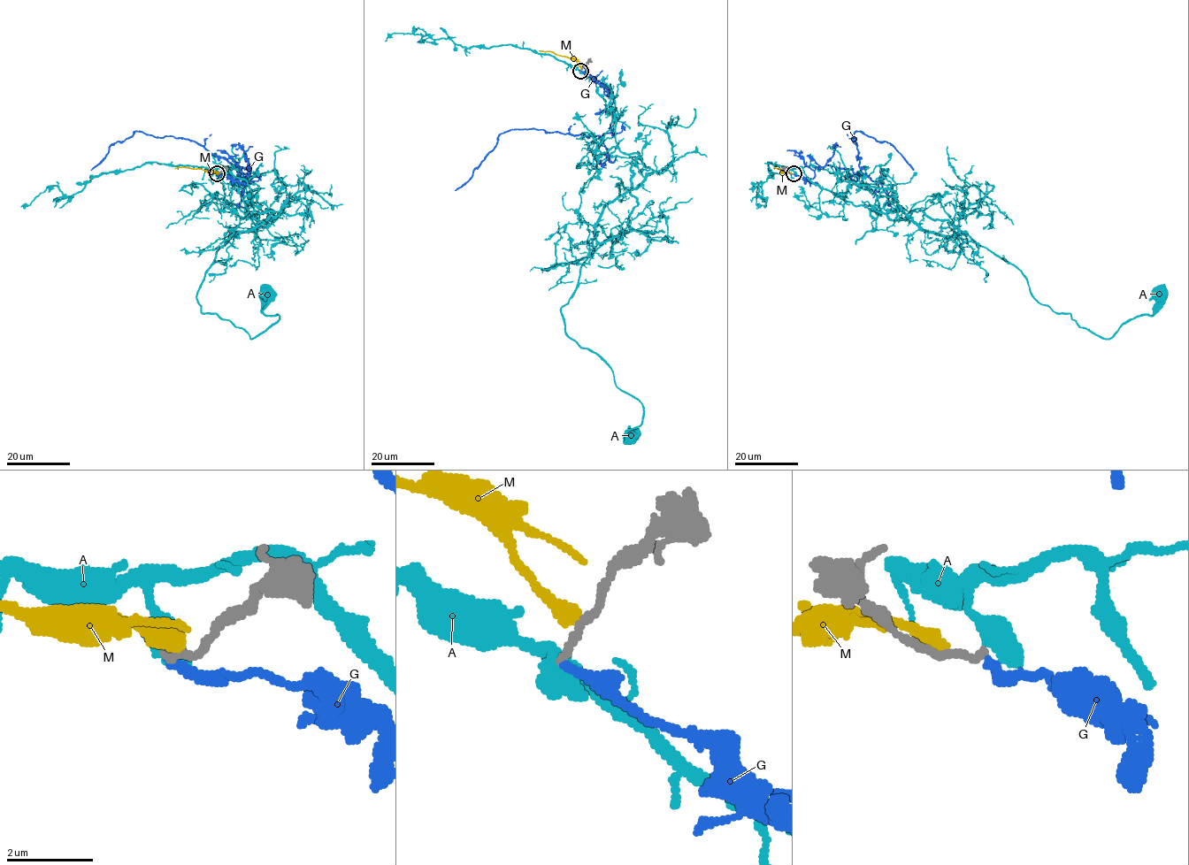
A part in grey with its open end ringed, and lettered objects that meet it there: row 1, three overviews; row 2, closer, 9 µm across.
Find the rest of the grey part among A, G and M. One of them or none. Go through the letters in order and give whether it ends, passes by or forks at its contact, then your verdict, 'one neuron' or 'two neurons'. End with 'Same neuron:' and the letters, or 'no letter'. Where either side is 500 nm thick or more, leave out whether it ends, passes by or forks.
A: one neuron
G: it ends there; two neurons
M: it ends there; two neurons
Same neuron: A

